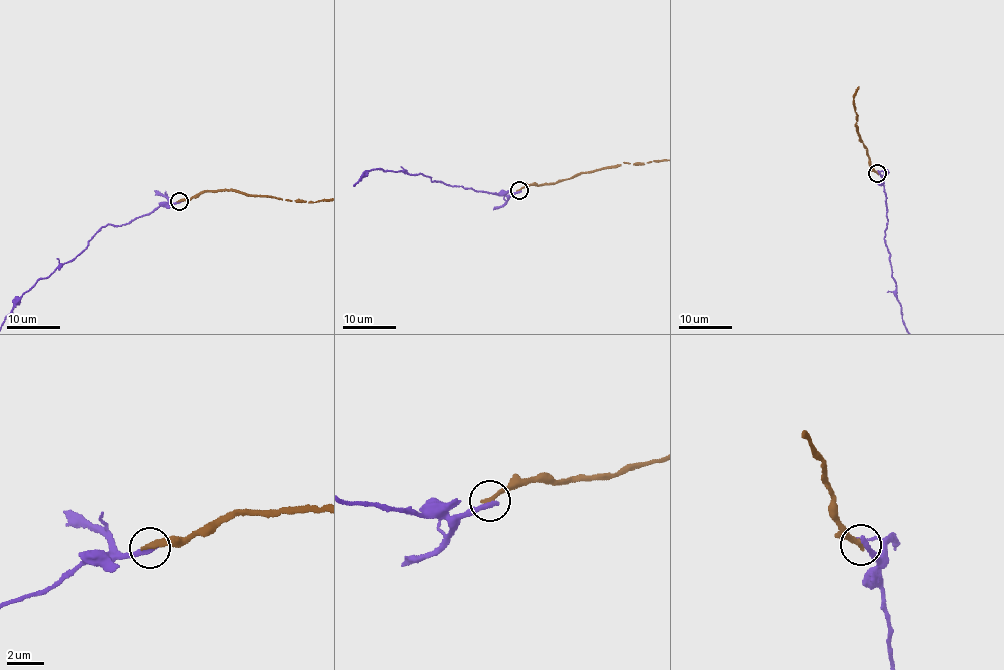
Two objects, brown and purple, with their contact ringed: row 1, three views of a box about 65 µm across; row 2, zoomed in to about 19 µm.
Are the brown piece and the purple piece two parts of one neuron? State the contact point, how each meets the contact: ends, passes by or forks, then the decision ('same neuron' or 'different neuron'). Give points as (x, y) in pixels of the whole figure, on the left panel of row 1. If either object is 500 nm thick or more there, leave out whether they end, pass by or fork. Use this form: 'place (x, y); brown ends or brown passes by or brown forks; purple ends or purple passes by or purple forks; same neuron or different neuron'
place (179, 201); brown ends; purple ends; different neuron

